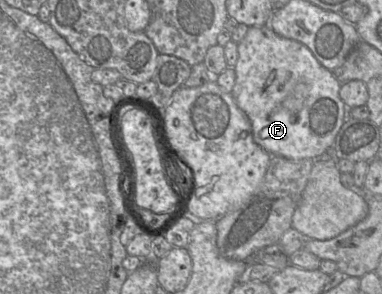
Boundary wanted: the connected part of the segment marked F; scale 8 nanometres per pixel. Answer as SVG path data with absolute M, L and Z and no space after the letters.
M268 25L251 26L238 43L238 60L234 67L235 84L231 95L251 122L254 141L271 156L290 160L333 156L337 133L348 117L348 108L340 98L341 83L333 72L319 63L307 46L277 35Z

